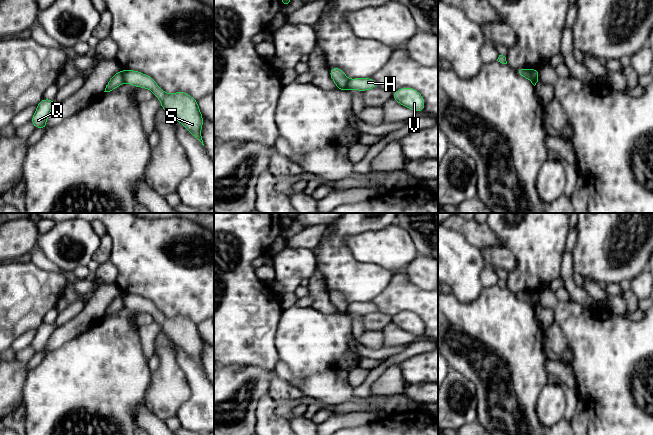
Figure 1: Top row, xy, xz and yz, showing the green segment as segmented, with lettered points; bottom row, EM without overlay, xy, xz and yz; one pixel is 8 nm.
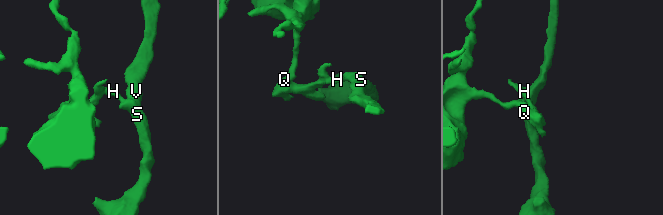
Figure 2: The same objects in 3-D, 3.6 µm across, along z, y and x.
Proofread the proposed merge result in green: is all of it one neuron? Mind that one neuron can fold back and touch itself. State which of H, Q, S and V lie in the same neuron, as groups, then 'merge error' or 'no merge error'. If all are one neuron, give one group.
H S V / Q | merge error

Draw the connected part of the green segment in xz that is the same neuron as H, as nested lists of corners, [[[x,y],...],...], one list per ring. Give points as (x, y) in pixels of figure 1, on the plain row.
[[[354,302],[348,304],[347,314],[359,314],[362,316],[367,315],[368,313],[374,313],[378,311],[378,307],[372,302]]]

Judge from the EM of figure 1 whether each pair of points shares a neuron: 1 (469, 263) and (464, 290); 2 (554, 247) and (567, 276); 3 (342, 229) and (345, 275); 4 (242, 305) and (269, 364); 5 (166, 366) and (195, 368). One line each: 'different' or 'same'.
1: same
2: different
3: same
4: same
5: different

